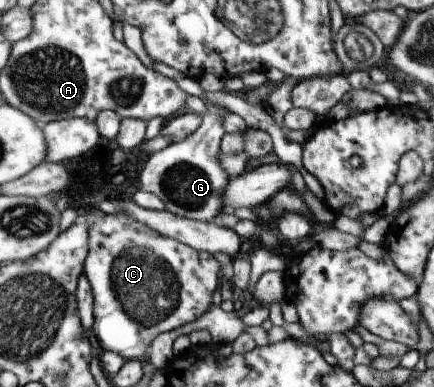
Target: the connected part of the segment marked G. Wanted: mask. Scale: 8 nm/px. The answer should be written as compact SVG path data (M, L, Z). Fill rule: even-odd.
M153 62L153 69L175 81L179 88L186 89L191 95L201 98L208 107L208 113L201 116L202 123L192 135L150 155L141 170L141 190L157 195L163 201L164 210L178 217L195 222L213 222L219 212L224 211L223 191L230 183L230 178L219 161L220 144L226 135L219 114L229 111L206 101L205 91L200 88L199 81L185 76L181 71L159 62Z

